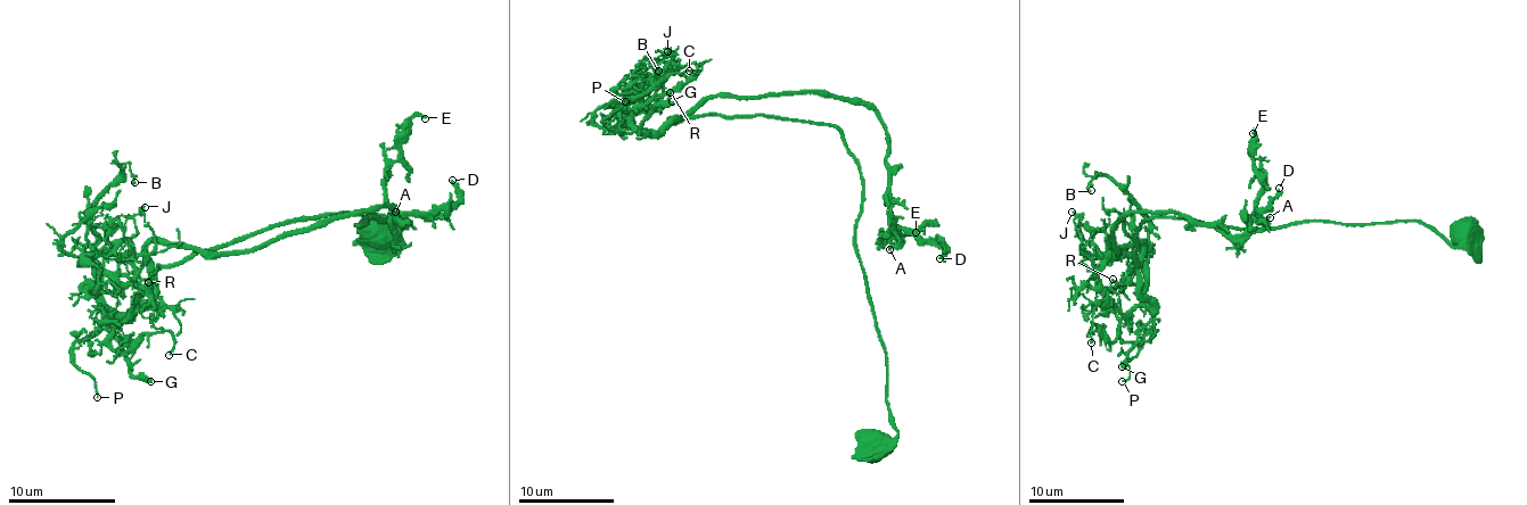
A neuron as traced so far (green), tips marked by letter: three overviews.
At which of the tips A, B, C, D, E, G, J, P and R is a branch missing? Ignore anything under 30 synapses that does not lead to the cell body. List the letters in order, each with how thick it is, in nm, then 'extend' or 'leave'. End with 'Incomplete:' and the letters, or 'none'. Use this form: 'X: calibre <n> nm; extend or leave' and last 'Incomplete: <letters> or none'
A: calibre 240 nm; leave
B: calibre 130 nm; leave
C: calibre 150 nm; leave
D: calibre 240 nm; leave
E: calibre 240 nm; leave
G: calibre 400 nm; leave
J: calibre 160 nm; leave
P: calibre 110 nm; leave
R: calibre 100 nm; leave
Incomplete: none

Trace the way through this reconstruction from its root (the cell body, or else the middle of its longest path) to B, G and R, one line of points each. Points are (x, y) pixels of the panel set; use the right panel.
B: (1468, 233), (1448, 246), (1418, 222), (1150, 217), (1136, 231), (1150, 305), (1148, 214), (1102, 174), (1091, 190)
G: (1468, 233), (1448, 246), (1418, 222), (1150, 217), (1136, 259), (1152, 320), (1122, 366)
R: (1468, 233), (1448, 246), (1418, 222), (1150, 217), (1136, 231), (1150, 305), (1139, 264), (1113, 279)

